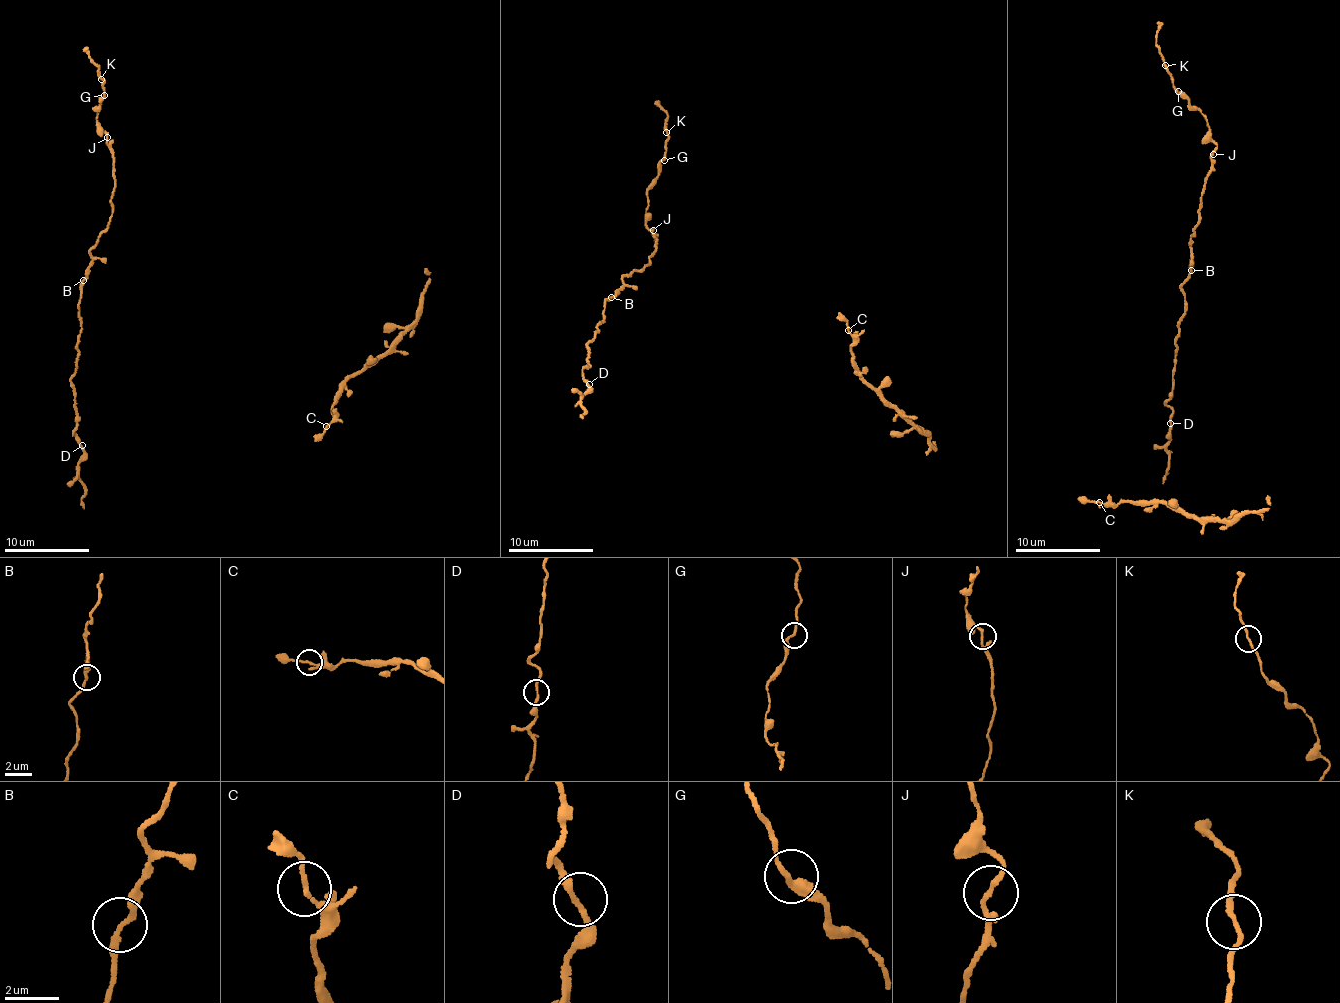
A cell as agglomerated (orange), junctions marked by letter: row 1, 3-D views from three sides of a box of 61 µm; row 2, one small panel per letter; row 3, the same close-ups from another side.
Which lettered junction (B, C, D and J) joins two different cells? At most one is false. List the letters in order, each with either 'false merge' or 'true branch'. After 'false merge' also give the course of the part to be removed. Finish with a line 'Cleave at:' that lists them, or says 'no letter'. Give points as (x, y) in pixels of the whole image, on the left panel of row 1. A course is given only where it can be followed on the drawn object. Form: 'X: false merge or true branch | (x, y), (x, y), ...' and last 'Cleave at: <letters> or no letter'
B: true branch
C: true branch
D: true branch
J: true branch
Cleave at: no letter

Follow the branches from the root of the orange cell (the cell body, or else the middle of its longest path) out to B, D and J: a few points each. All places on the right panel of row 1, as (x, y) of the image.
B: (1173, 389), (1177, 349), (1175, 336), (1179, 333), (1179, 318), (1185, 310), (1185, 293), (1181, 284), (1191, 270)
D: (1173, 389), (1173, 396), (1166, 400), (1173, 411), (1170, 423)
J: (1173, 389), (1175, 336), (1185, 310), (1181, 284), (1191, 271), (1189, 239), (1198, 222), (1204, 178), (1213, 153)

